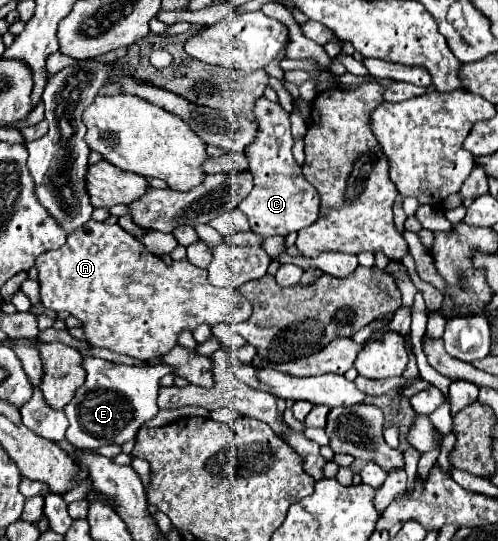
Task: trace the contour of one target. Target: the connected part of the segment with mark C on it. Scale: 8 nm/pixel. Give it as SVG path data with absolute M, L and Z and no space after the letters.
M261 96L253 106L253 116L257 122L257 134L255 140L245 148L245 156L249 160L249 170L255 176L255 188L239 204L239 210L247 214L251 230L257 234L265 234L265 238L299 232L319 216L319 192L303 178L301 166L291 154L293 136L289 114L279 102L271 102Z

